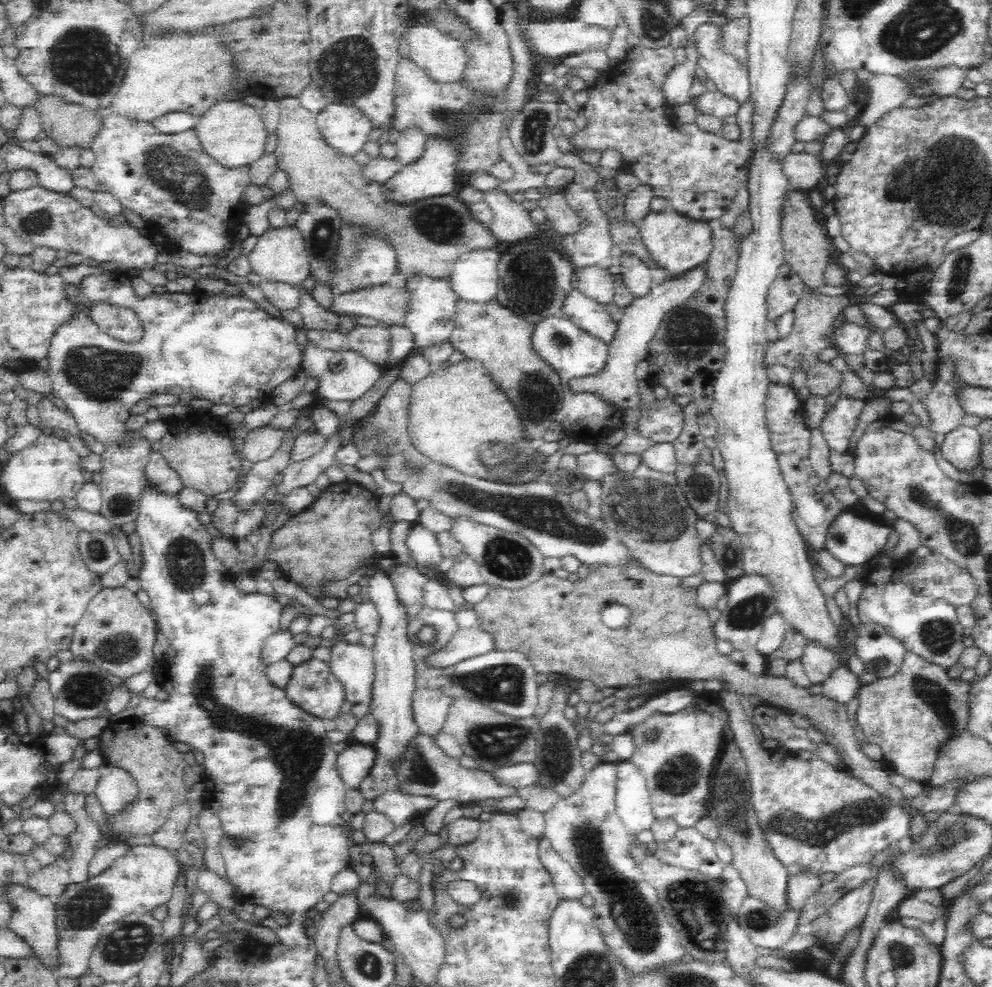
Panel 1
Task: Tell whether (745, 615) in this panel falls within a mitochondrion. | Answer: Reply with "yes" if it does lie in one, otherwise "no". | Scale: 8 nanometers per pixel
yes

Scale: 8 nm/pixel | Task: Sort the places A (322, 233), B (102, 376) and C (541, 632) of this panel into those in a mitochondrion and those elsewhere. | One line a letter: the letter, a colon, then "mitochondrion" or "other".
A: mitochondrion
B: mitochondrion
C: other

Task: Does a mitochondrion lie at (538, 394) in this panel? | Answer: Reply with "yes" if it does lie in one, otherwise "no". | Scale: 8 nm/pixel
yes

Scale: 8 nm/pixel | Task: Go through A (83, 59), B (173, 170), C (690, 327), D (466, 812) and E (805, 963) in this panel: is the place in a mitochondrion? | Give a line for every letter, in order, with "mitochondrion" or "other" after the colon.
A: mitochondrion
B: mitochondrion
C: mitochondrion
D: other
E: other

